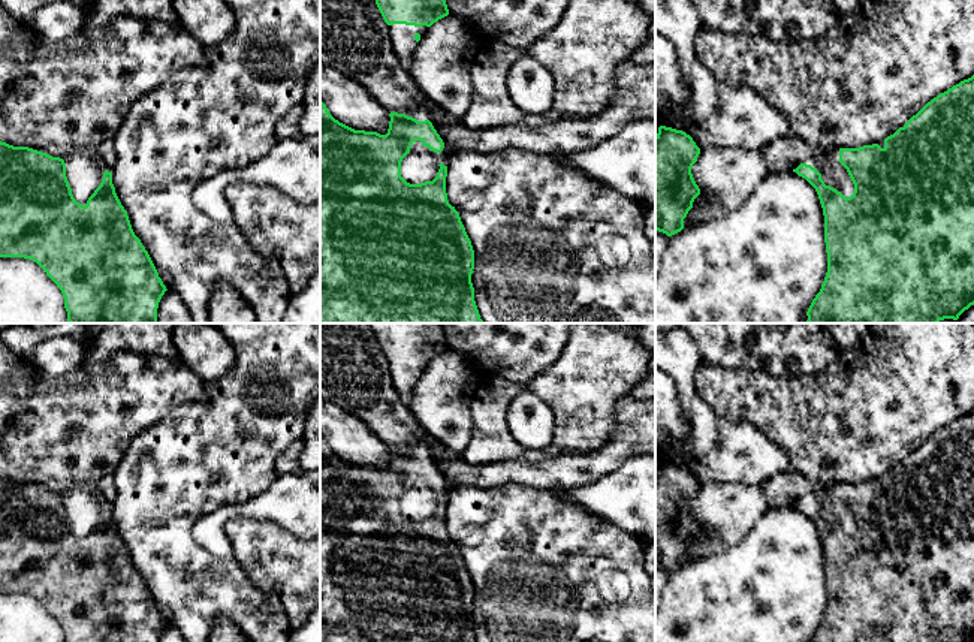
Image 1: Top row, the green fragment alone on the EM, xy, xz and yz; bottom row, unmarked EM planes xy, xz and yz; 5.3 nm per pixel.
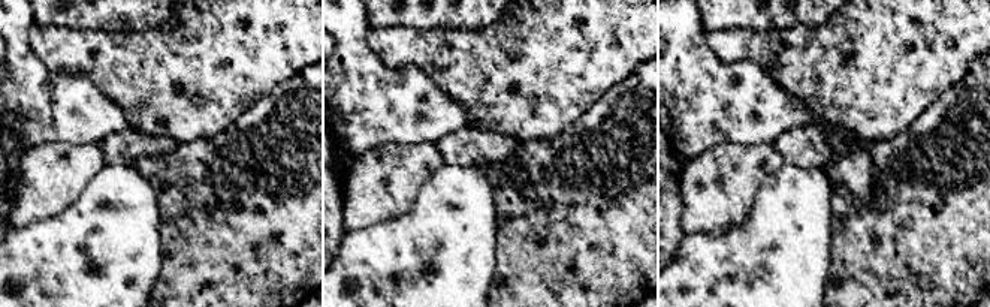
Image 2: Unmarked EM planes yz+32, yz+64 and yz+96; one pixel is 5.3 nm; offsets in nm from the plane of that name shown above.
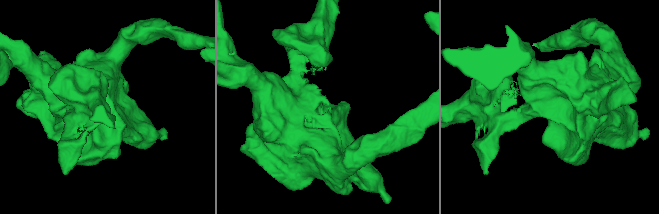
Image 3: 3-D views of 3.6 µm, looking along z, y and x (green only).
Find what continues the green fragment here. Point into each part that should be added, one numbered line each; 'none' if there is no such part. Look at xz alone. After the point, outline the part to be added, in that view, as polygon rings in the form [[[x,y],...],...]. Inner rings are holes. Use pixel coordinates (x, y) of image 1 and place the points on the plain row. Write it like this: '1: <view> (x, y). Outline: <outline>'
1: xz (403, 376). Outline: [[[405,359],[389,361],[390,377],[399,397],[410,395],[417,380],[417,377],[414,376],[414,370],[419,368],[422,373],[426,368],[426,365],[428,365],[426,361],[422,362],[405,361]]]
2: xz (421, 500). Outline: [[[416,476],[401,497],[401,512],[410,519],[432,516],[440,504],[438,500],[447,501],[447,494],[446,482],[441,488],[434,488],[423,482],[422,476]]]

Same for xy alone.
1: xy (84, 503). Outline: [[[78,485],[64,492],[66,512],[76,537],[87,540],[88,533],[100,521],[103,507],[112,507],[97,485]]]

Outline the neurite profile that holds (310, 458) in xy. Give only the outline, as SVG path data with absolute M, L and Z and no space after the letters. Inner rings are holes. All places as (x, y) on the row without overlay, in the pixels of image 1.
M320 400L308 410L302 441L301 468L307 471L320 470Z

